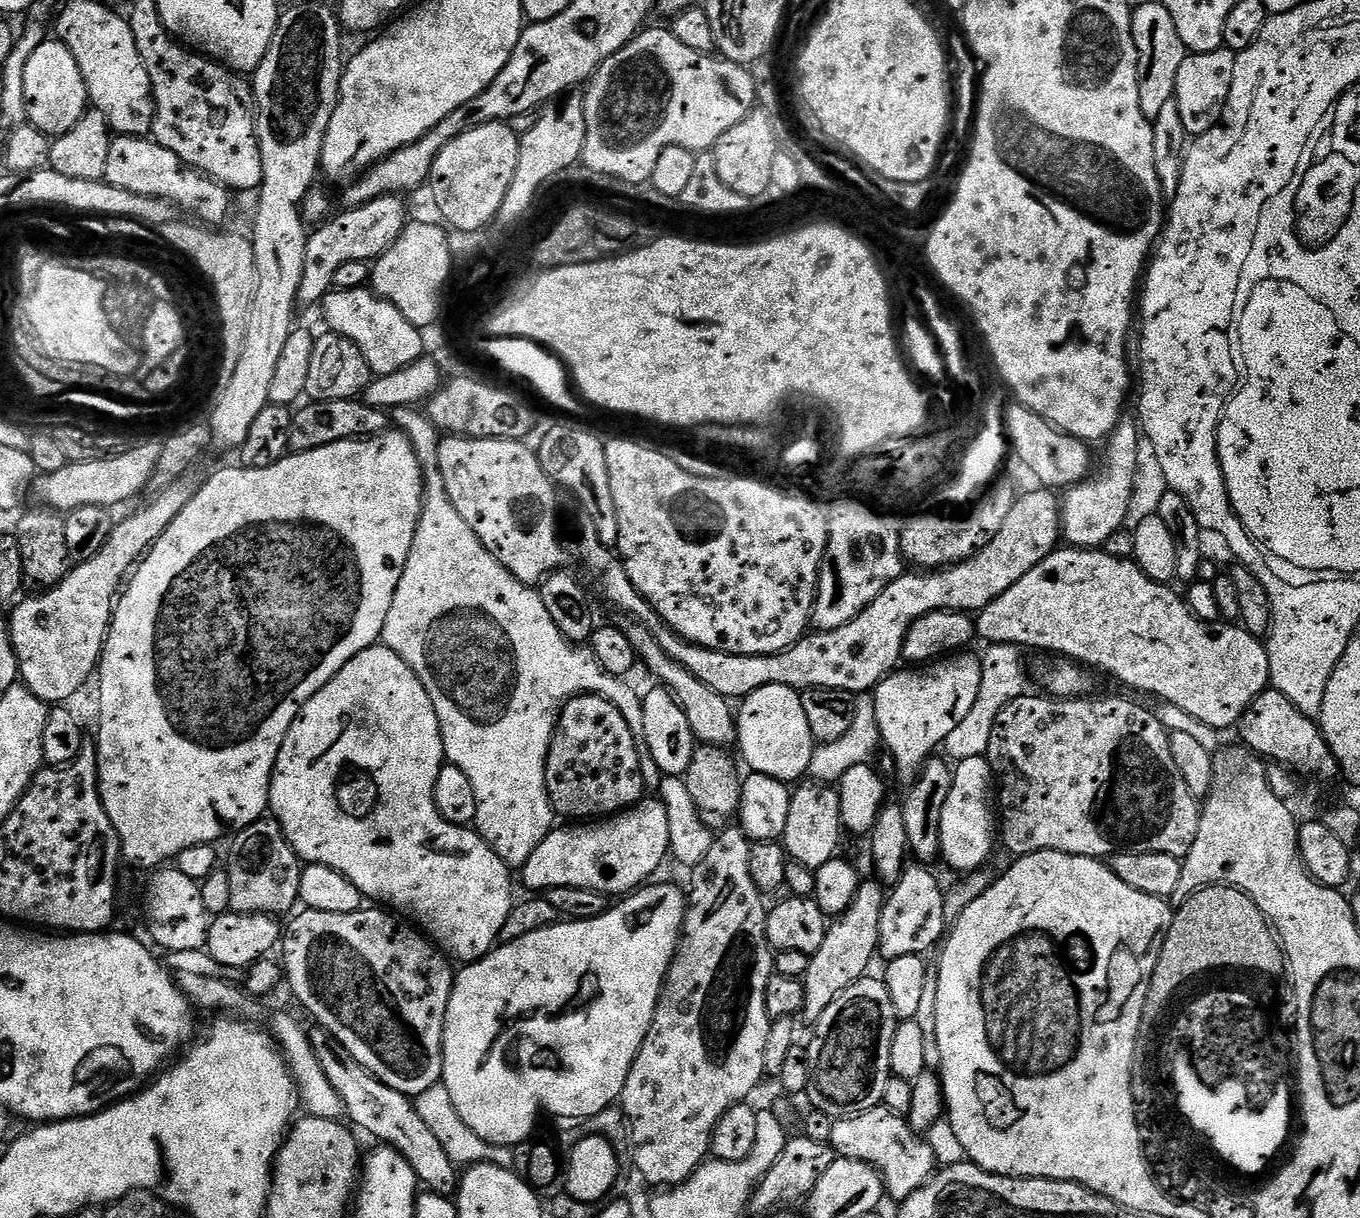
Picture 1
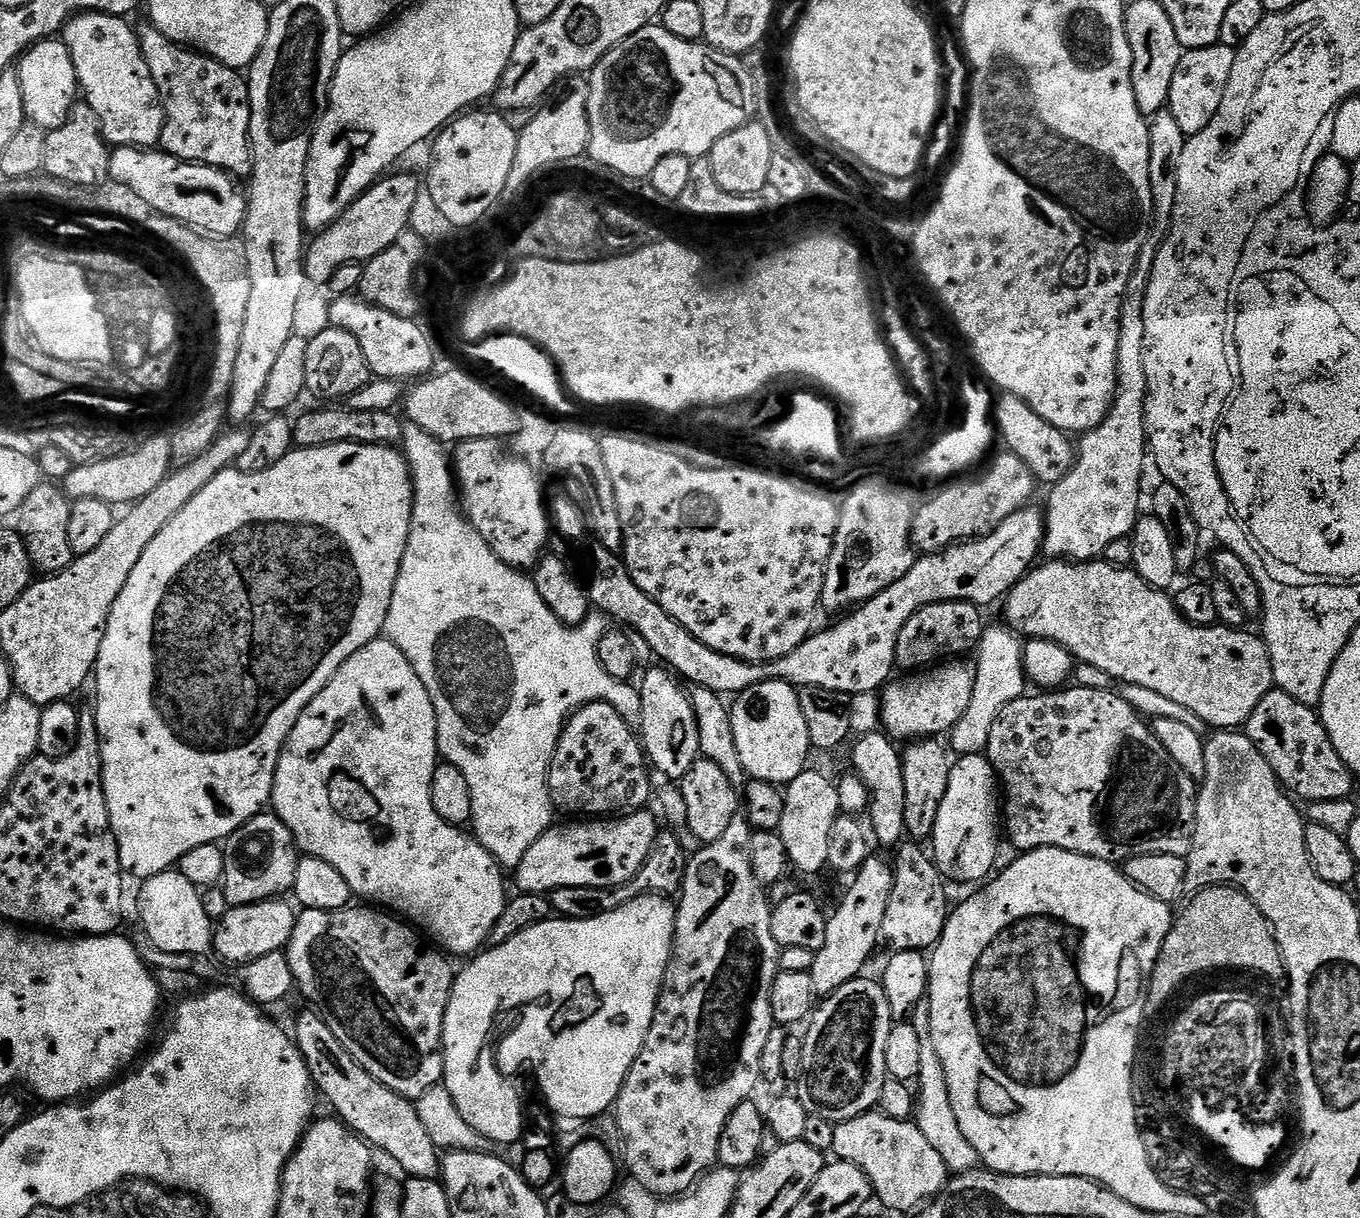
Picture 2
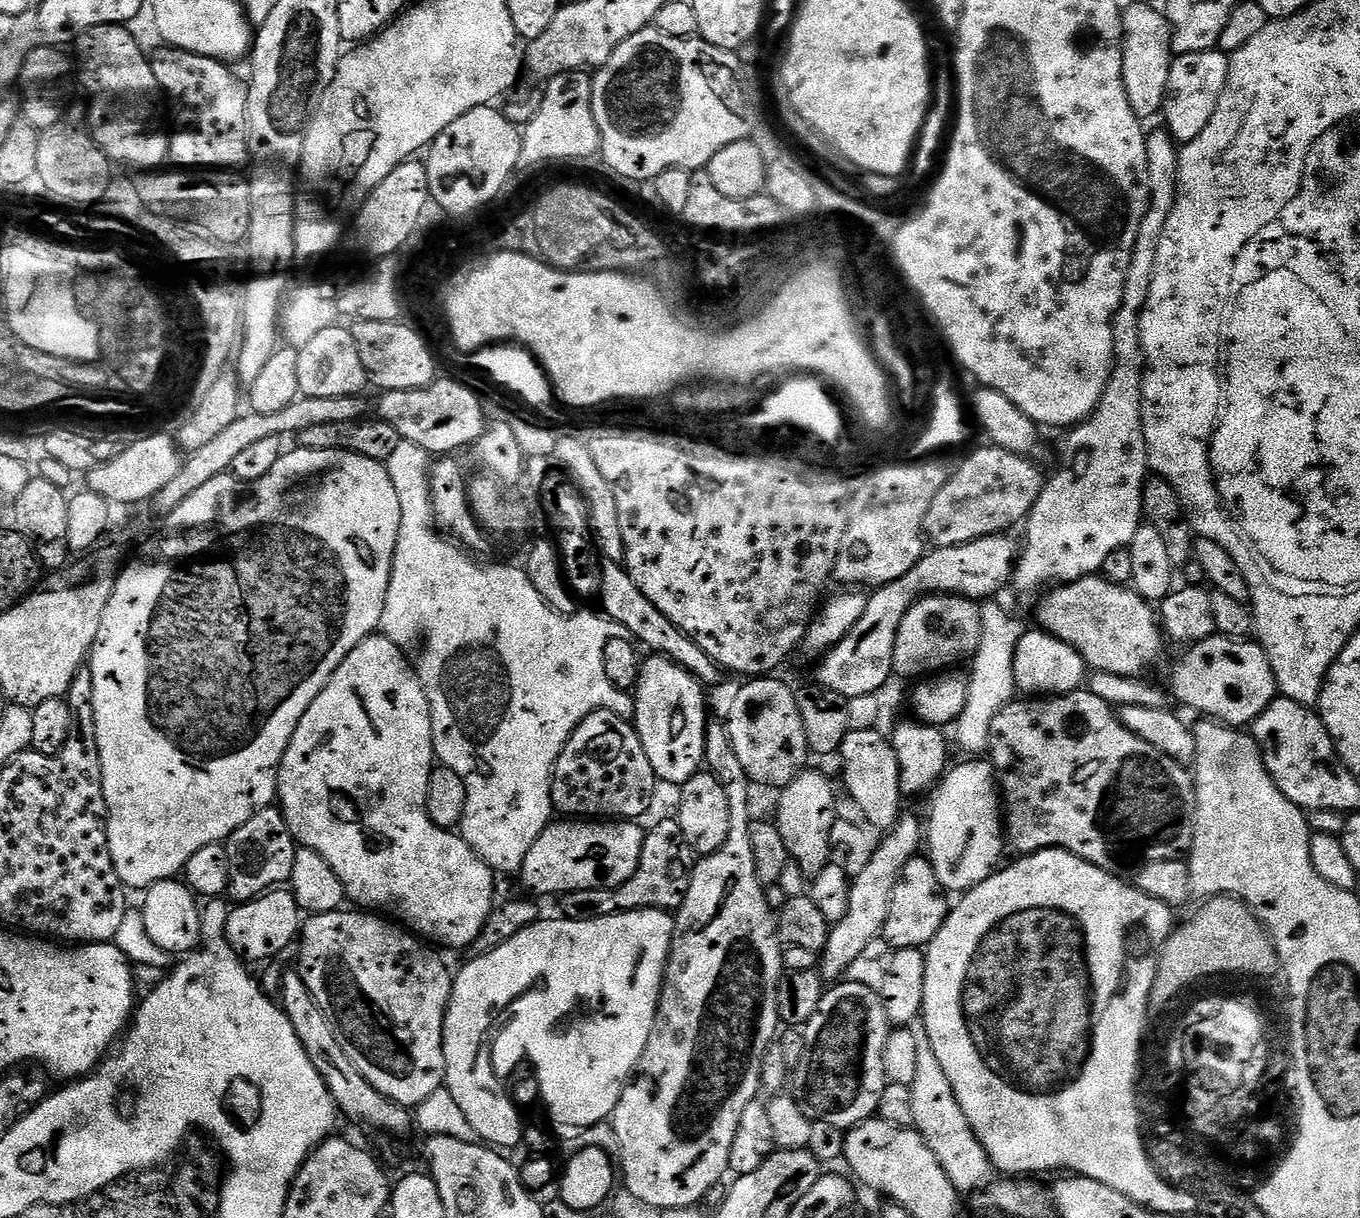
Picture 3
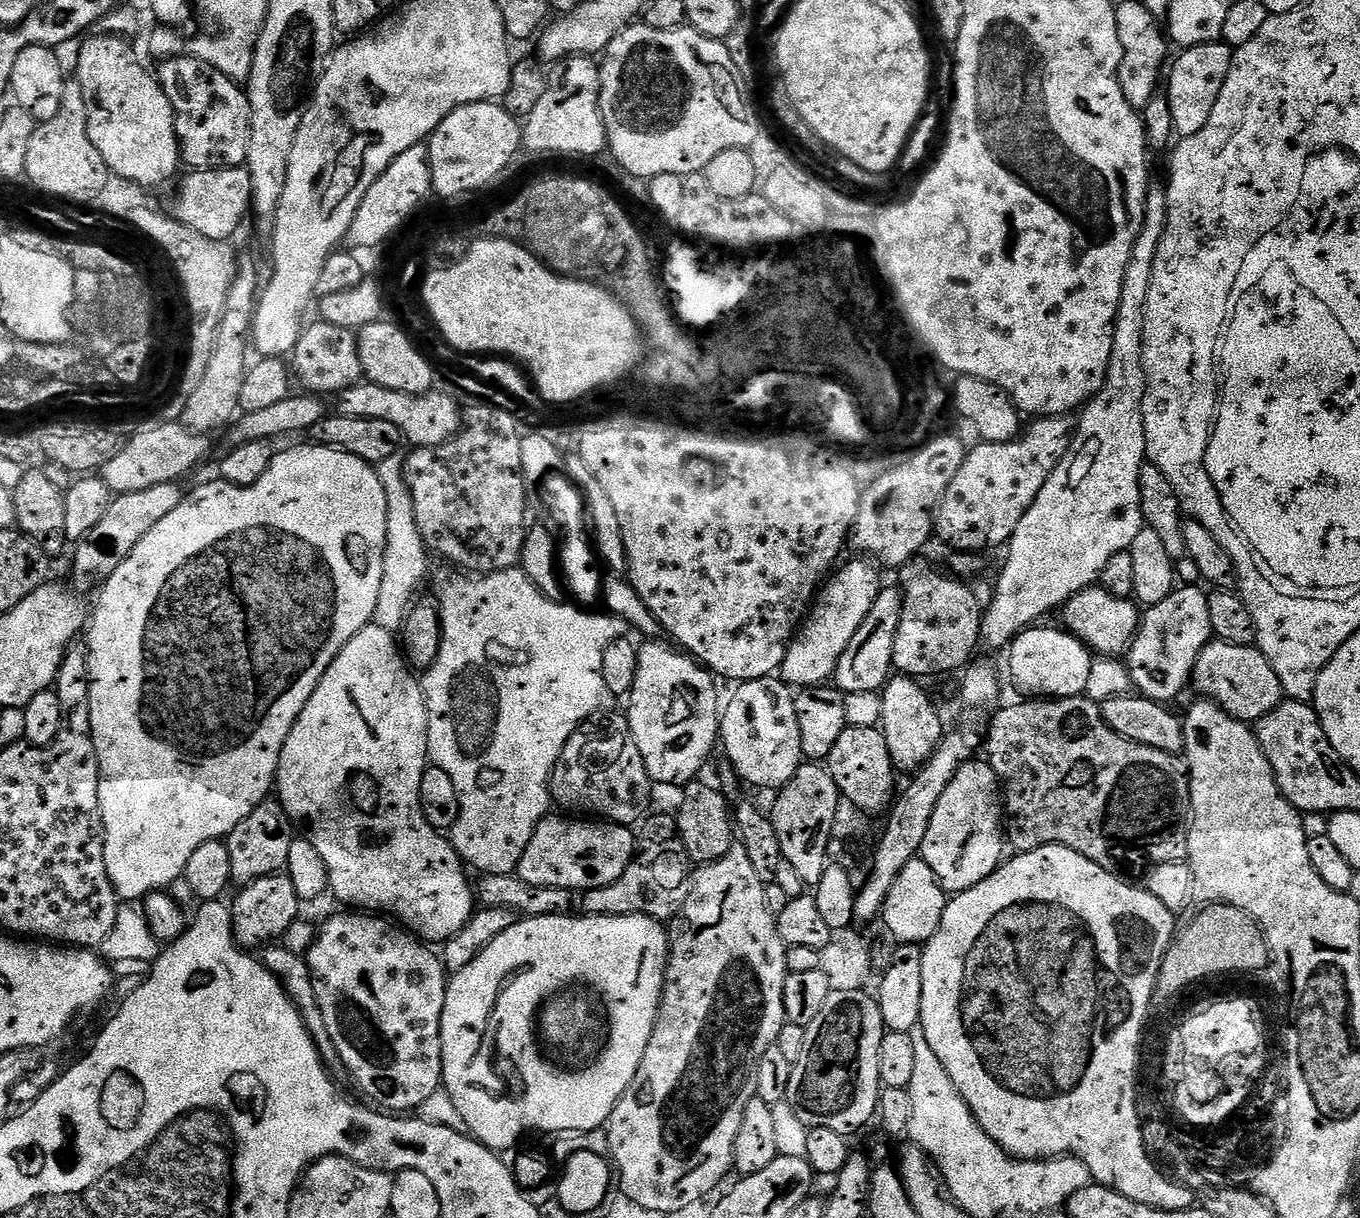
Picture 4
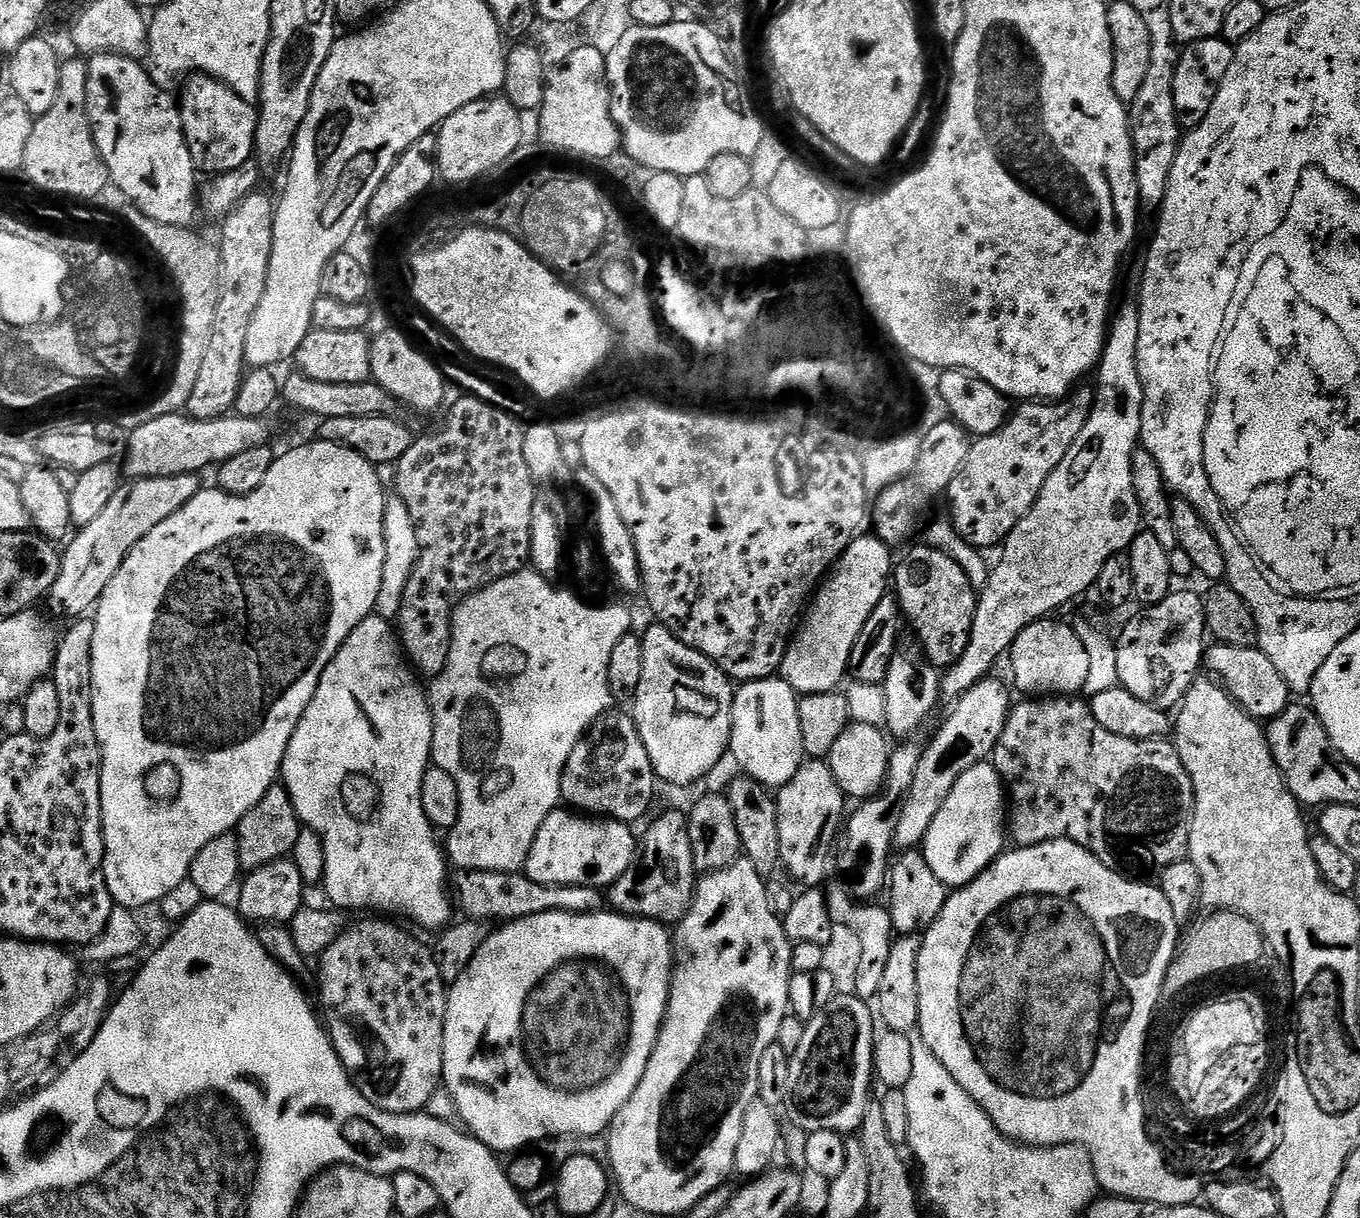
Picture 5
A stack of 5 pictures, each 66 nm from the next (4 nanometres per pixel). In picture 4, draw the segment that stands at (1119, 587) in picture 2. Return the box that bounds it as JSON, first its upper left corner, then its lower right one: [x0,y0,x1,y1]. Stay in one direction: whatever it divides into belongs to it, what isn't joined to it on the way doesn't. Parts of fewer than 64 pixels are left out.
[1063,586,1285,722]

